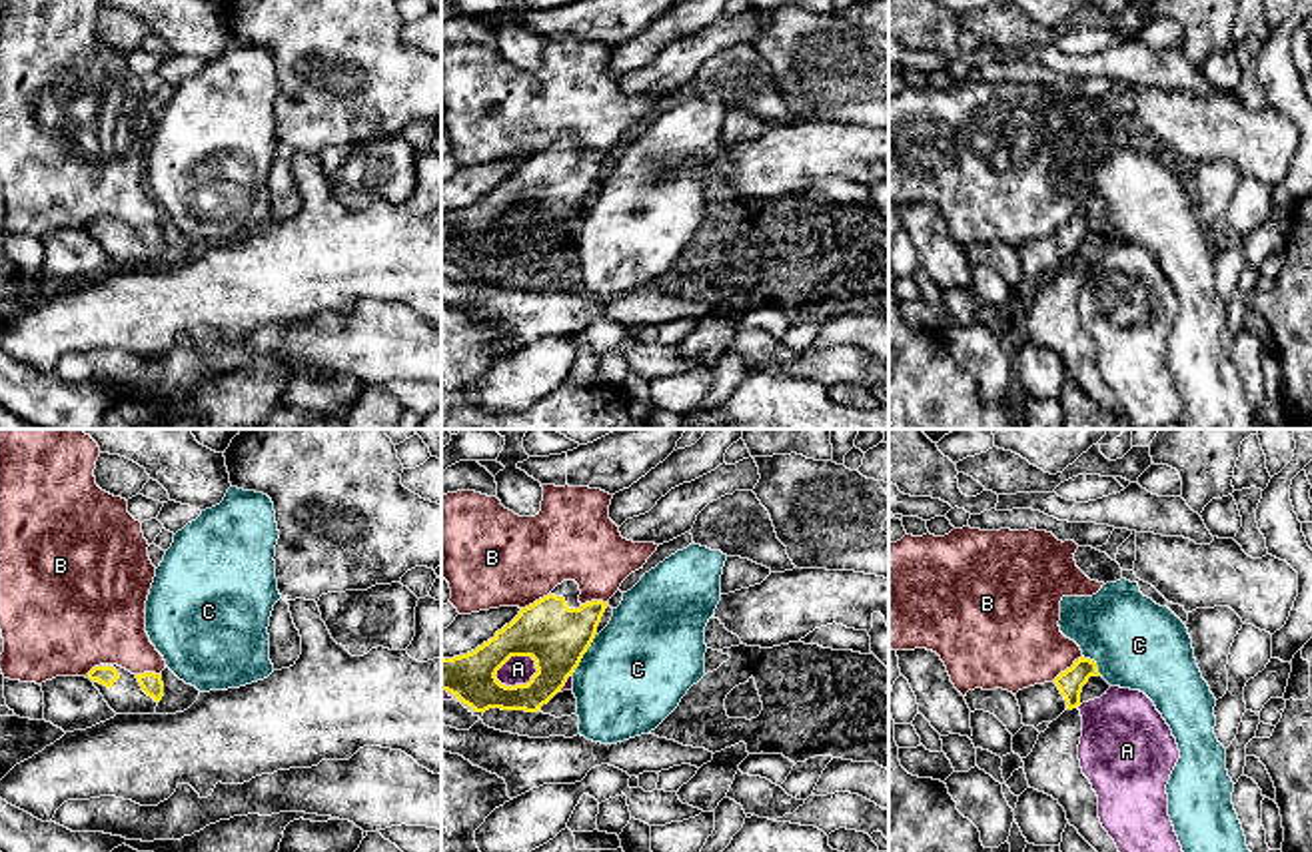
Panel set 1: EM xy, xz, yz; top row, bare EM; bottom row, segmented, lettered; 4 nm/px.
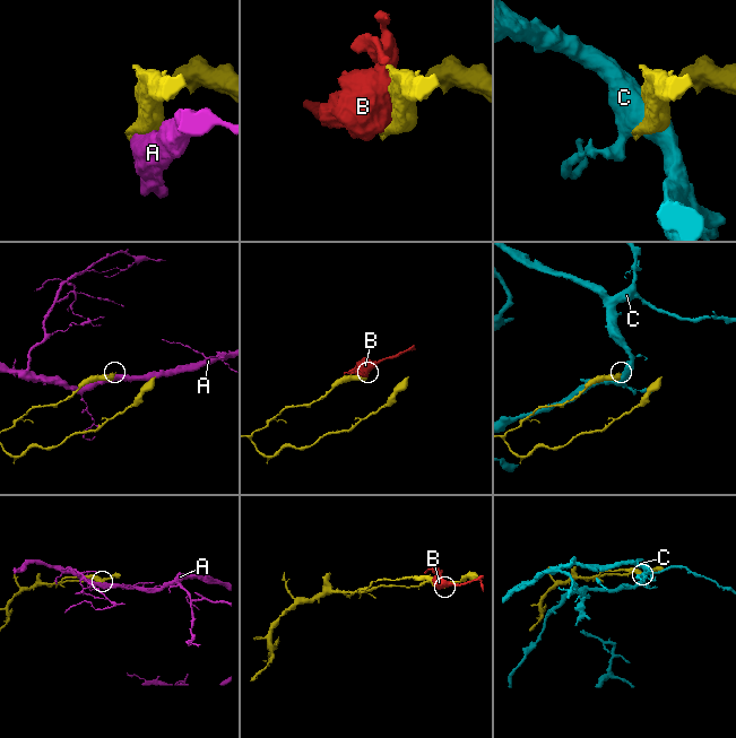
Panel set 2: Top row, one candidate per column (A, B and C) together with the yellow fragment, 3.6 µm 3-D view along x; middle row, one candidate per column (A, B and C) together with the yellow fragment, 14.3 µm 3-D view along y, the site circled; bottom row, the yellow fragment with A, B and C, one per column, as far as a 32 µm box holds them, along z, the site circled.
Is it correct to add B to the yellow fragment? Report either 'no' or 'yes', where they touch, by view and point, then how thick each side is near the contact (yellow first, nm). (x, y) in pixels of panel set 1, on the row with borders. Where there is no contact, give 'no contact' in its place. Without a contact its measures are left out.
no; meets yellow in yz at (1067, 669); 100 nm thick on the yellow side, 380 nm on the other

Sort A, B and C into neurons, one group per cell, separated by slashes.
A / B / C

